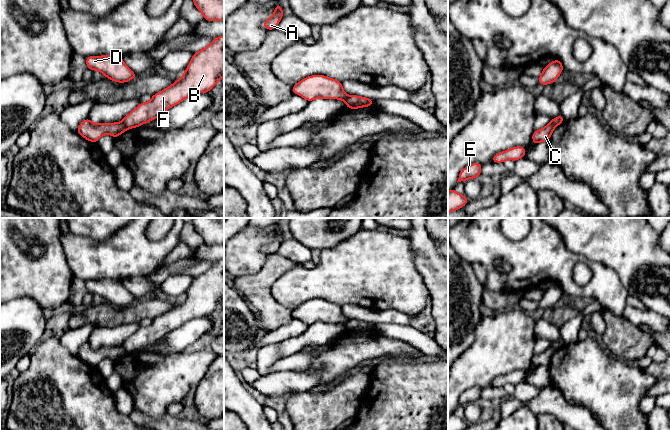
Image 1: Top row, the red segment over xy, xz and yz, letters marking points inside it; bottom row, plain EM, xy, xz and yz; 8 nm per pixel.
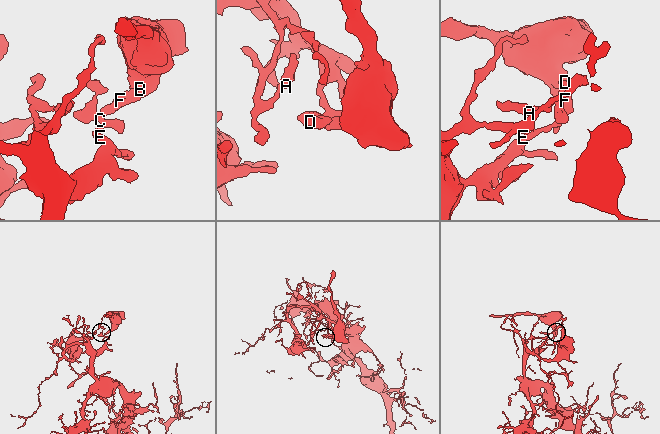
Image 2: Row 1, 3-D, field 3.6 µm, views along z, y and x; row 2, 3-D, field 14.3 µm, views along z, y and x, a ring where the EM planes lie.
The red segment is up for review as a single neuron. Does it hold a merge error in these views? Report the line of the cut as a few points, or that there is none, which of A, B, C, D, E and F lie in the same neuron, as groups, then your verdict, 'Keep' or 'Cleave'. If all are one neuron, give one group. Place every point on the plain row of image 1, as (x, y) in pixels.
Split along xy (121, 346), (127, 352). Groups: A C D E / B F. Cleave

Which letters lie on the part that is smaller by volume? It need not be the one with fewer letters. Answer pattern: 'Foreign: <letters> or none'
Foreign: B, F

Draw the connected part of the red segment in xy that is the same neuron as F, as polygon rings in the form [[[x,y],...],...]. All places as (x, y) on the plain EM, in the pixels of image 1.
[[[224,259],[216,261],[207,271],[199,276],[193,277],[191,285],[187,290],[181,303],[176,304],[166,313],[152,319],[149,326],[140,327],[128,339],[122,347],[127,353],[140,351],[142,348],[155,344],[169,332],[177,329],[191,319],[210,316],[210,314],[224,300]]]

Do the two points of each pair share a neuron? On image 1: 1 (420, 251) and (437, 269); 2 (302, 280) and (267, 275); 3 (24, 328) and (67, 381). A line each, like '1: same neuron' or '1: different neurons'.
1: same neuron
2: different neurons
3: different neurons

